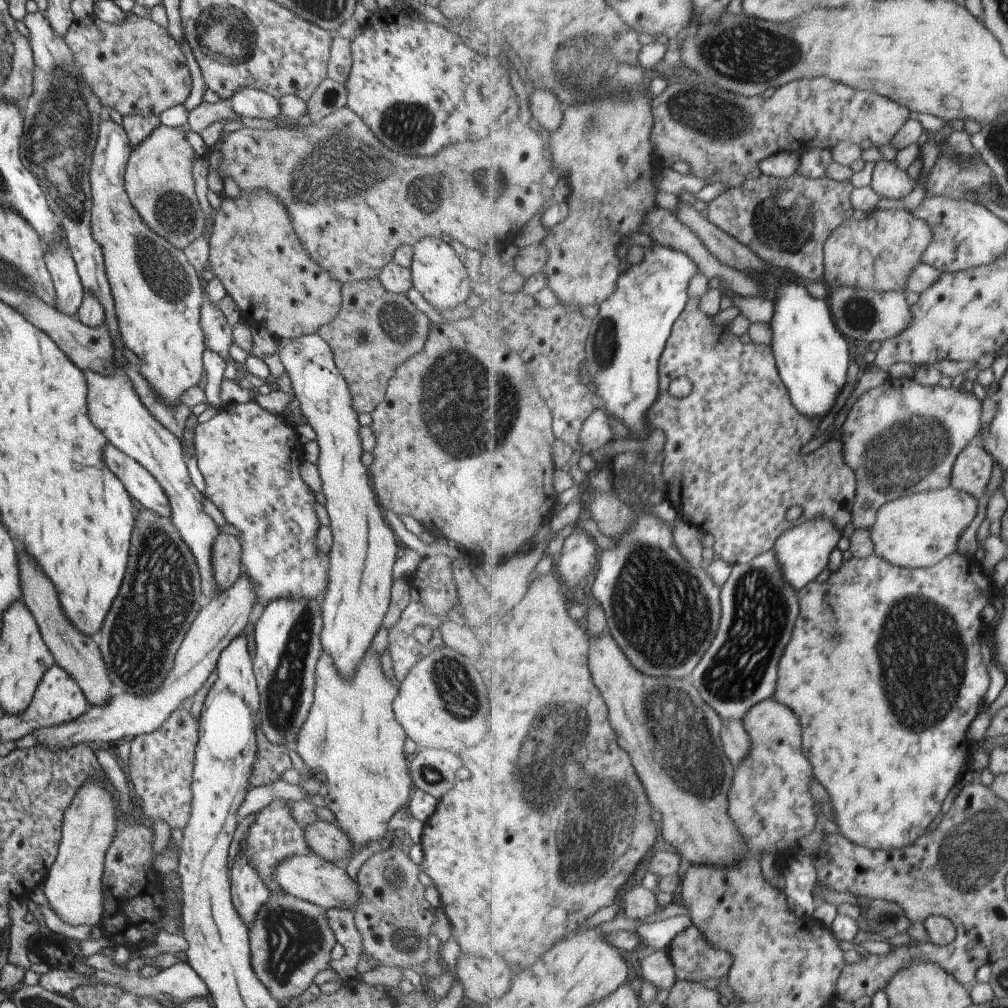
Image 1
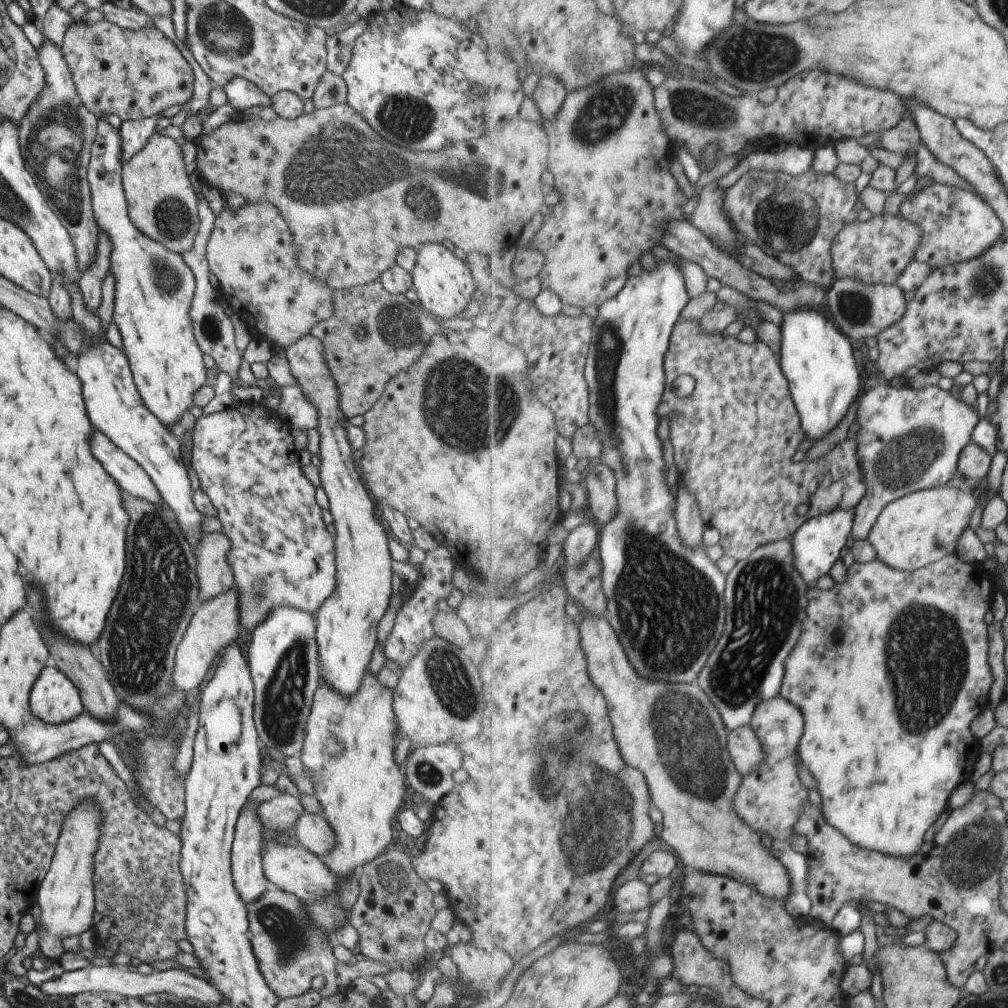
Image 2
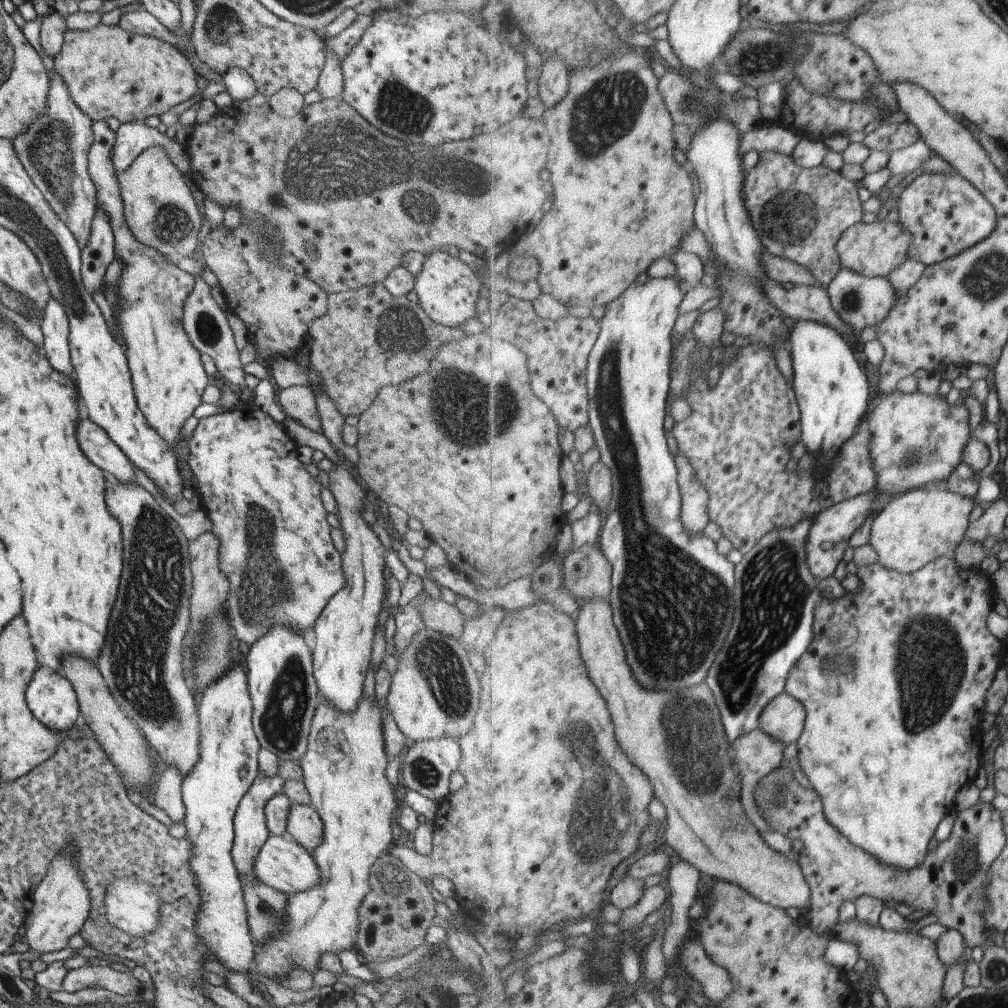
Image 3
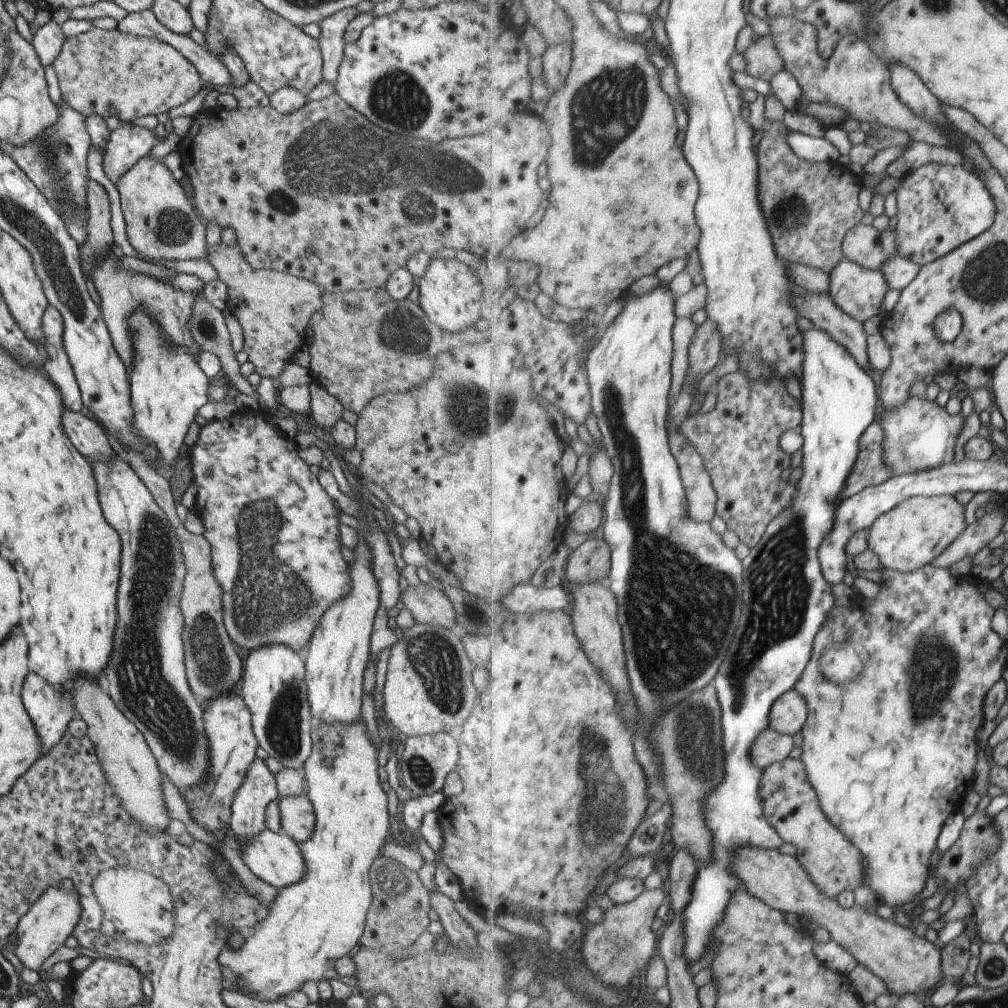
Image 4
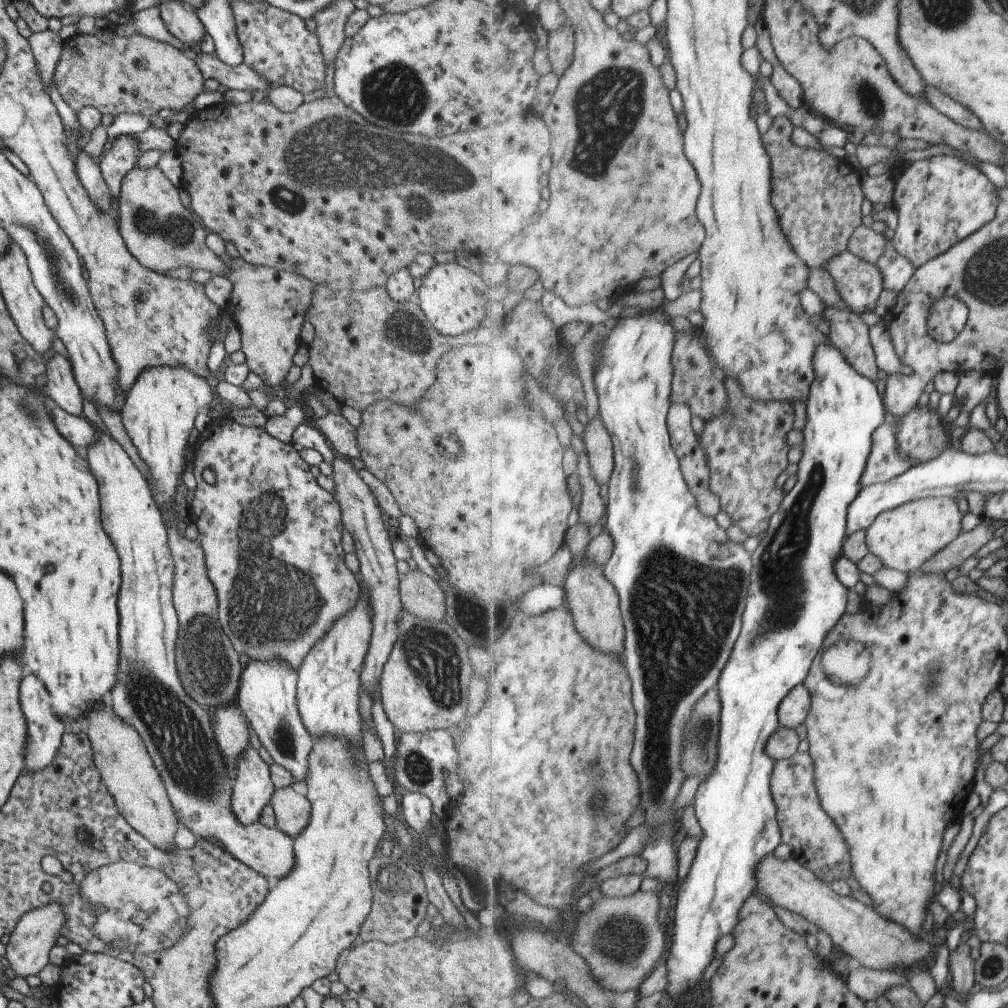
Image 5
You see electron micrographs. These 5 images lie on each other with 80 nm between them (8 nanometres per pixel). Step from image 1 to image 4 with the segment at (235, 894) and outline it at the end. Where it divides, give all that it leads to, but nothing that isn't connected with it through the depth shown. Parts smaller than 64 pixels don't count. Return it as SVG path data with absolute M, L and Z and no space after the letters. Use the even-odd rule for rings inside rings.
M253 758L229 806L231 814L228 826L235 834L237 844L243 844L245 840L257 836L265 828L263 824L265 807L278 796L275 778L262 760Z

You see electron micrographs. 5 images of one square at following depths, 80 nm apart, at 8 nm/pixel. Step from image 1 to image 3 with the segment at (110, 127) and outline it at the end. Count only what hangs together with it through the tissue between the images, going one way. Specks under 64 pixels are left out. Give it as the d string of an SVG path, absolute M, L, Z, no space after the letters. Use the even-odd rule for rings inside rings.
M98 120L92 122L92 137L93 142L88 150L88 175L94 186L96 206L105 213L112 230L114 258L119 258L122 262L120 277L116 285L116 296L118 297L116 324L129 369L134 397L138 409L146 418L146 424L168 444L168 448L171 448L178 440L178 434L186 418L190 417L195 407L202 403L202 390L209 381L209 376L201 365L201 354L193 348L182 327L182 306L193 288L194 276L179 269L175 261L167 258L158 250L145 246L132 237L132 232L124 221L118 177L111 160L114 132L107 127L104 120Z

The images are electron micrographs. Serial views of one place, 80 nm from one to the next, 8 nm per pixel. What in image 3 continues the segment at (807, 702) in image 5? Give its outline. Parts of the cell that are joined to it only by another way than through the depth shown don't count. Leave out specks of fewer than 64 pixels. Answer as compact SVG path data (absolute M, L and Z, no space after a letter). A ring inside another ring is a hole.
M785 692L763 710L761 729L785 746L798 743L807 723L806 707L799 698Z

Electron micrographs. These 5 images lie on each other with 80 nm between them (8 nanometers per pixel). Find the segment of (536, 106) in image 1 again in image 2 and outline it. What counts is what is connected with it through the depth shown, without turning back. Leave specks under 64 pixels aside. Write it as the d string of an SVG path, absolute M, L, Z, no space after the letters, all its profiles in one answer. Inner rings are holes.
M543 77L534 92L533 100L543 120L554 121L566 101L568 90L555 77Z

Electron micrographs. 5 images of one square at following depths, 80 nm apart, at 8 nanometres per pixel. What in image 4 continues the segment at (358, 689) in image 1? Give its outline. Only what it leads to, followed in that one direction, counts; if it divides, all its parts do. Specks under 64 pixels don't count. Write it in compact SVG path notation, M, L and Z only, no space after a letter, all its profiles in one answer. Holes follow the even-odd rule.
M357 719L357 722L351 722L351 724L325 724L325 722L318 722L311 724L311 752L307 757L307 760L303 763L301 770L302 776L305 778L305 784L307 784L306 798L310 801L314 817L315 824L313 824L313 832L309 836L309 840L305 842L297 843L297 848L301 852L301 858L305 862L305 874L299 882L293 882L293 884L287 884L285 888L277 889L277 896L273 898L273 902L269 904L269 908L263 914L260 915L257 920L257 929L252 936L248 938L243 937L243 944L233 950L231 946L224 946L219 952L217 963L220 966L226 967L231 970L235 975L235 983L231 983L235 992L239 994L252 994L253 1000L259 1000L259 1002L274 1003L282 1001L283 996L287 996L289 992L295 992L295 990L301 990L301 986L305 982L318 982L327 981L329 979L337 978L333 962L337 959L350 955L357 947L359 936L361 936L363 928L365 926L367 909L371 902L371 888L369 882L369 868L373 863L373 860L381 854L381 849L385 843L385 836L387 837L389 832L389 814L387 813L387 796L385 795L386 789L384 789L384 781L377 777L377 752L367 736L367 728L365 724Z

